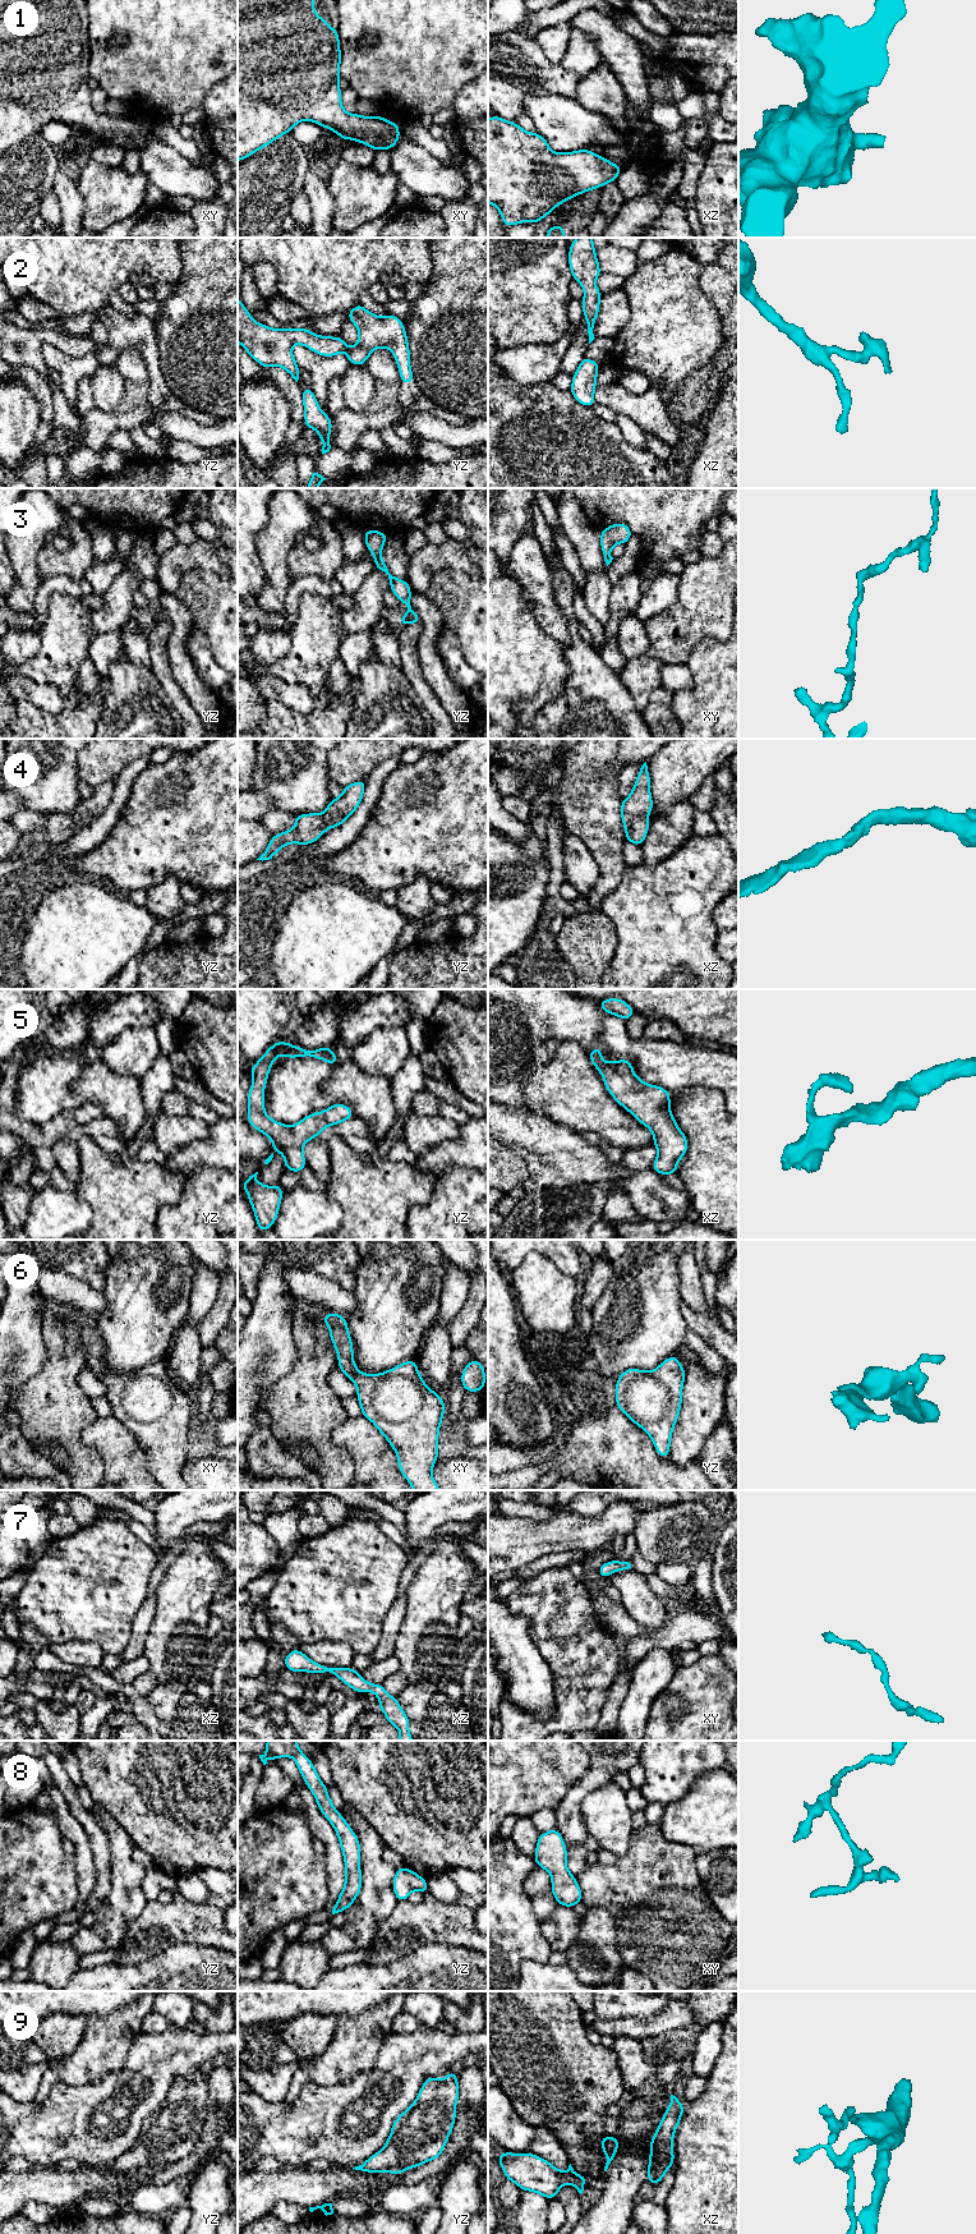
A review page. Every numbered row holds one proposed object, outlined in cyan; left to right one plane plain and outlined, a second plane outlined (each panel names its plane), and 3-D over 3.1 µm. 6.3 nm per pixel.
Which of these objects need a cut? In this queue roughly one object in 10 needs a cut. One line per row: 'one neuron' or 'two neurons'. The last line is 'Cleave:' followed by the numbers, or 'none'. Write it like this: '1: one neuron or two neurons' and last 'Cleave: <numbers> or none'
1: one neuron
2: one neuron
3: one neuron
4: one neuron
5: one neuron
6: one neuron
7: one neuron
8: one neuron
9: one neuron
Cleave: none

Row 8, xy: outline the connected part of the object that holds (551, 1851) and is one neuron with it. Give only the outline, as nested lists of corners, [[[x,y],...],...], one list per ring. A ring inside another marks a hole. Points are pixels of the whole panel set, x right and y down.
[[[554,1828],[539,1834],[534,1861],[537,1866],[551,1874],[552,1888],[557,1904],[572,1908],[583,1902],[583,1893],[576,1877],[566,1867],[567,1848],[561,1833]]]

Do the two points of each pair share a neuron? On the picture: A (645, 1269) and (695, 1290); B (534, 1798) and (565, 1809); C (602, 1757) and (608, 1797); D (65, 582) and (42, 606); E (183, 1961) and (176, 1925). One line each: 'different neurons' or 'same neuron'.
A: different neurons
B: different neurons
C: different neurons
D: same neuron
E: different neurons

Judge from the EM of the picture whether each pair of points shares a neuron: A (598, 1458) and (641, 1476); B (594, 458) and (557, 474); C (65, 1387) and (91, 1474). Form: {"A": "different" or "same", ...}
{"A": "same", "B": "same", "C": "same"}

